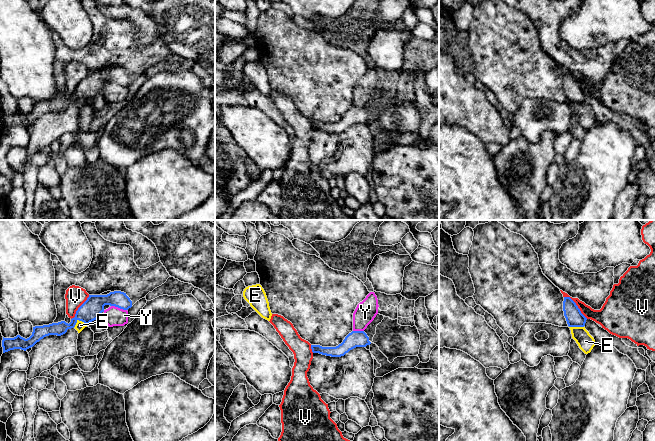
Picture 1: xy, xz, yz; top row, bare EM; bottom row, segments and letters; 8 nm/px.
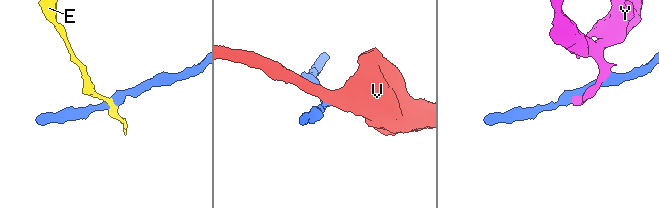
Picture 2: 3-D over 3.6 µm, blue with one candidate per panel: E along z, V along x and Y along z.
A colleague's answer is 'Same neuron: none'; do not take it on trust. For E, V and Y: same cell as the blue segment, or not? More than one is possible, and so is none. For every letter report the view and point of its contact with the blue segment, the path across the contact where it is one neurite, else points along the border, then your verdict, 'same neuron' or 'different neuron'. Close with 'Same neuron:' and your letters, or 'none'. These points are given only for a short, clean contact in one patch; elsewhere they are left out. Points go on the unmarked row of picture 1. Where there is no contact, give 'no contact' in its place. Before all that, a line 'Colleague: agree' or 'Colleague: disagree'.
Colleague: agree
E: meets blue in xy at (78, 95); border along xy (86, 101), (78, 96), (73, 103); different neuron
V: meets blue in yz at (576, 81); border along yz (564, 72), (568, 72), (587, 94); different neuron
Y: meets blue in xy at (119, 83); different neuron
Same neuron: none

